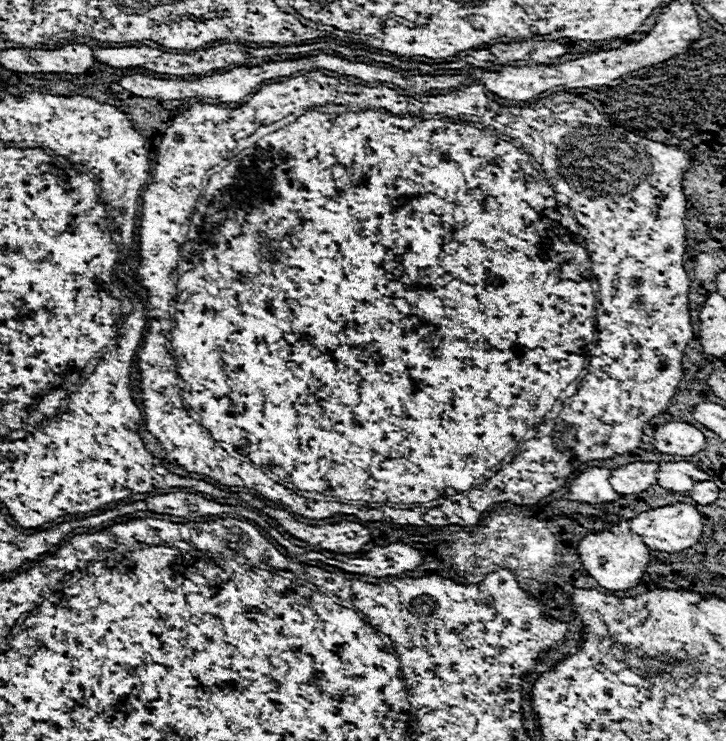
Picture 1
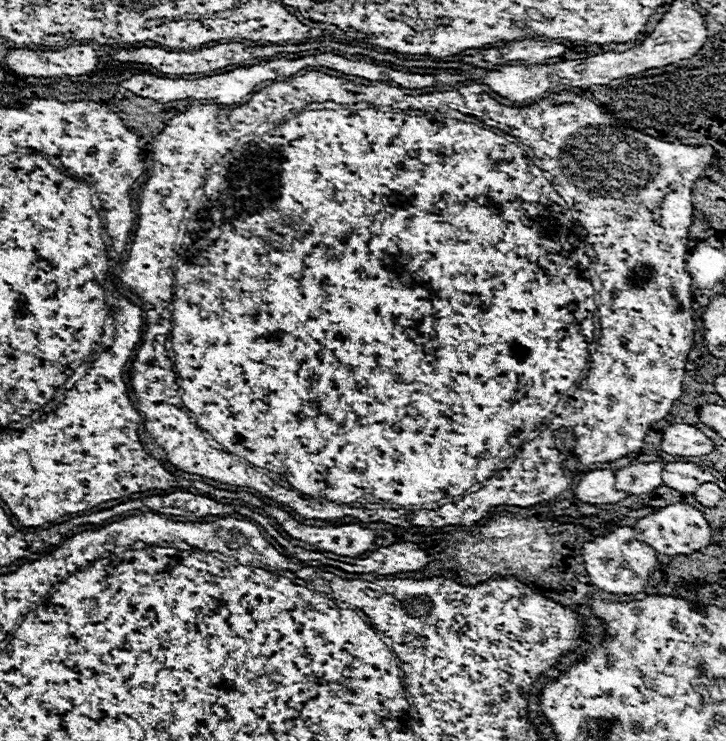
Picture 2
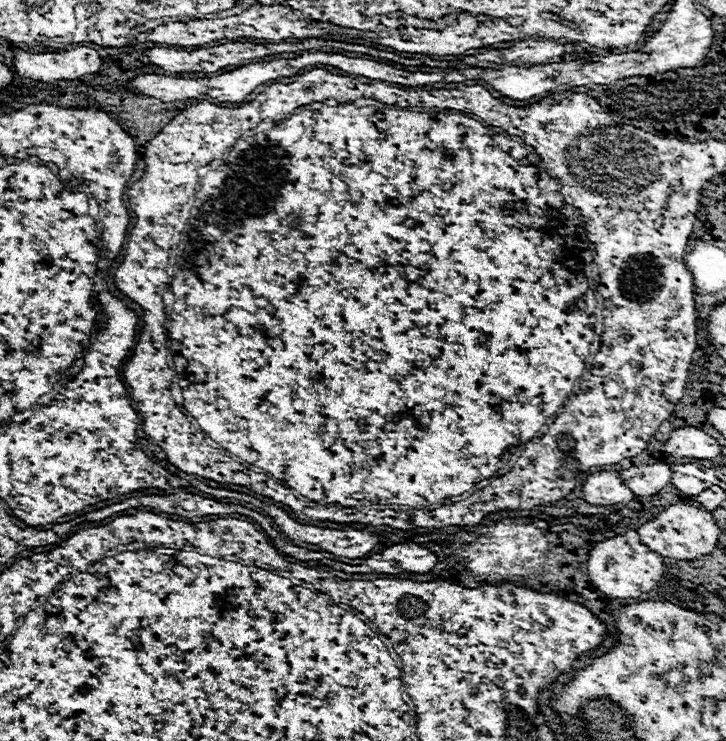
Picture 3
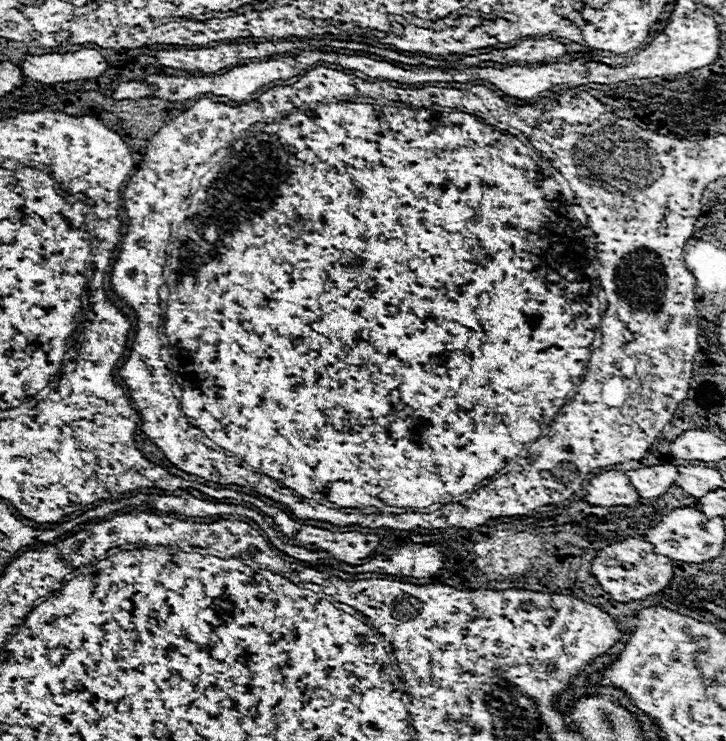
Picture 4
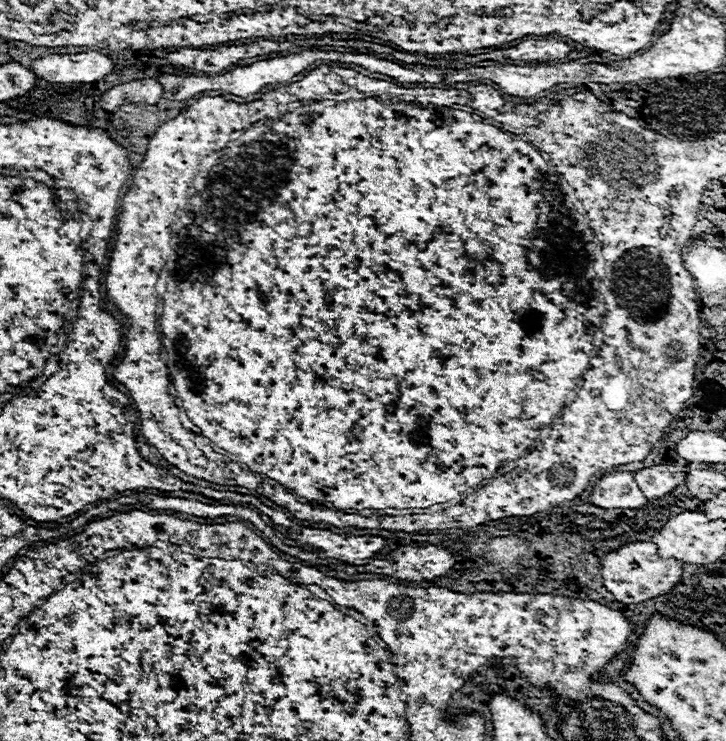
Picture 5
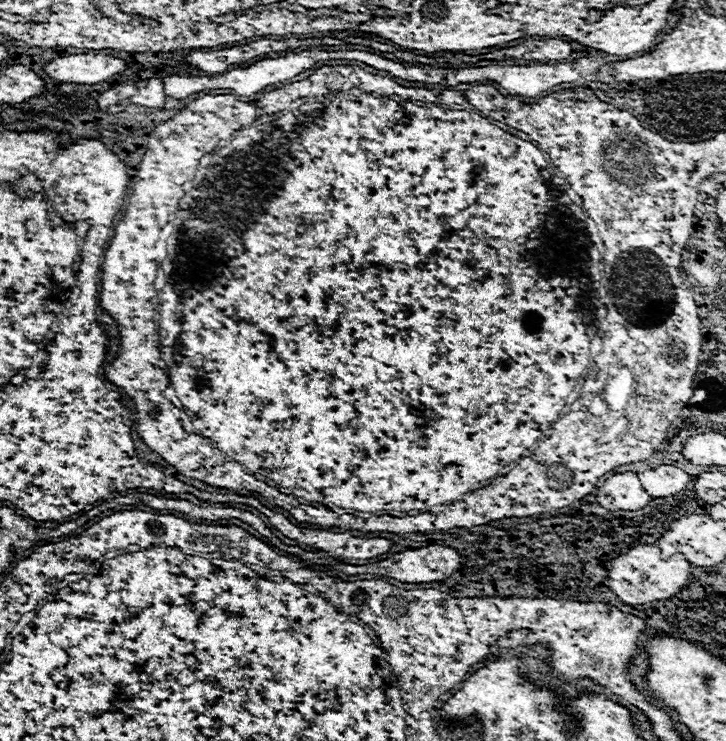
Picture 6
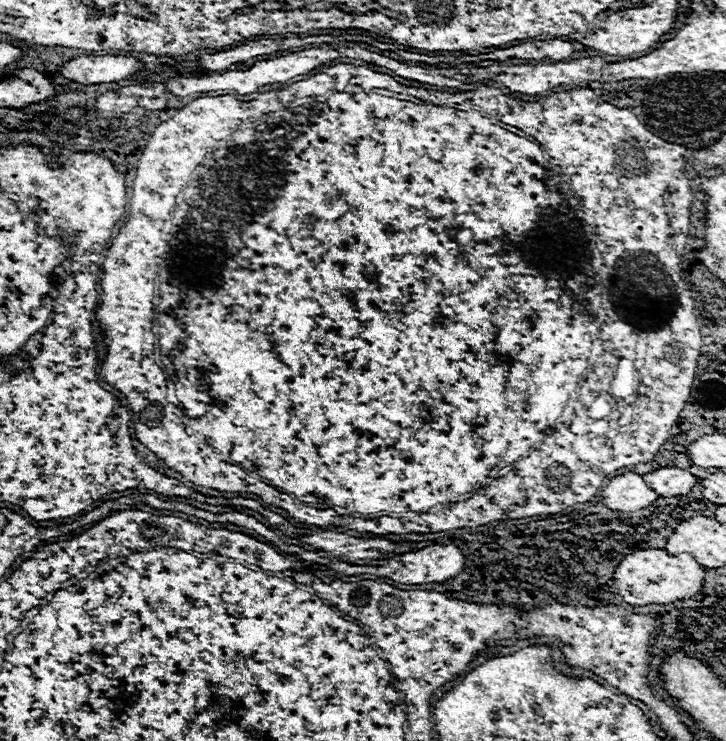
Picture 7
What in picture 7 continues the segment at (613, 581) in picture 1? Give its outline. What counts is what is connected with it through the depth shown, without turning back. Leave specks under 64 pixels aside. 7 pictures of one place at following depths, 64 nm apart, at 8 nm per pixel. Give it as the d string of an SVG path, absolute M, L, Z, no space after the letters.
M650 548L650 550L634 550L628 554L614 570L614 586L618 594L630 606L648 606L648 604L668 604L696 594L704 580L704 568L690 556L678 554L670 556L666 550Z

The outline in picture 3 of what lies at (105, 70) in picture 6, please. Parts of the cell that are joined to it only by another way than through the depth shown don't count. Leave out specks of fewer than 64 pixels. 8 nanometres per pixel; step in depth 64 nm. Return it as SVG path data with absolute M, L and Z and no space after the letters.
M78 46L74 50L32 54L19 50L14 56L12 68L26 78L54 82L54 80L74 80L84 74L96 74L102 66L102 58L96 50L88 46Z

